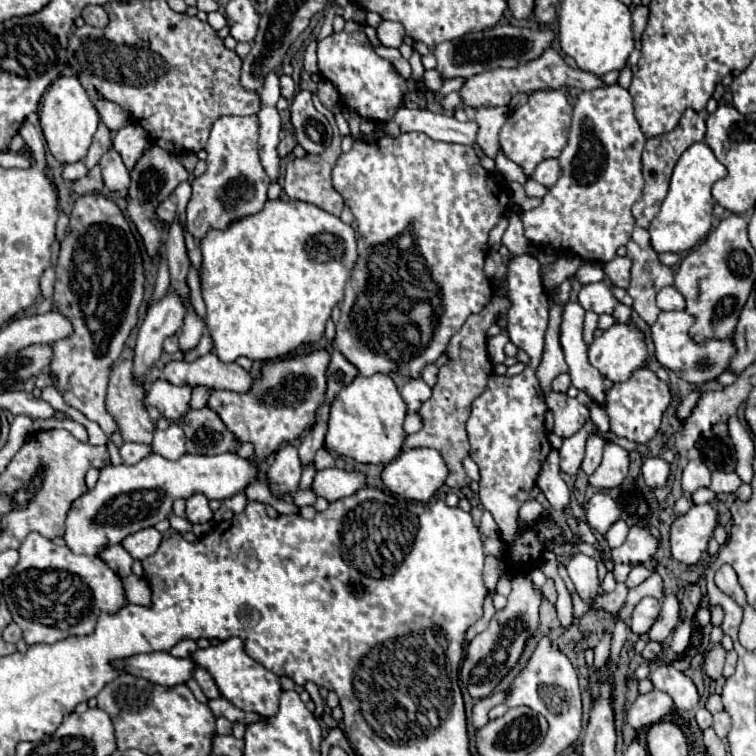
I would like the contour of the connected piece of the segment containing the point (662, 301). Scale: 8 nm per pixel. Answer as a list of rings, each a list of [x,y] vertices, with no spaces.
[[[667,286],[657,294],[657,306],[659,310],[685,310],[685,298],[677,288]]]

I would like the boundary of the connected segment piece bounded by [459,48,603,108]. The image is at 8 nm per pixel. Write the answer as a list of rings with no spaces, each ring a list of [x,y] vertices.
[[[549,48],[549,52],[545,52],[545,56],[541,56],[541,60],[531,60],[529,64],[523,64],[521,68],[495,68],[493,72],[483,72],[483,74],[471,76],[469,80],[465,80],[459,94],[467,106],[479,108],[479,106],[509,104],[509,100],[521,92],[537,92],[537,90],[551,90],[551,88],[557,90],[563,86],[589,90],[589,88],[603,86],[603,82],[597,76],[593,76],[591,72],[581,74],[579,68],[567,66],[563,62],[563,58],[553,48]]]

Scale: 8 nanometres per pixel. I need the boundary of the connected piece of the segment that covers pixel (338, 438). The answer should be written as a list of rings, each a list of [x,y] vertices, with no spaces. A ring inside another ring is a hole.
[[[387,374],[357,376],[357,380],[345,386],[337,394],[337,400],[333,400],[325,446],[335,454],[349,456],[363,464],[389,464],[401,452],[405,416],[407,404]]]

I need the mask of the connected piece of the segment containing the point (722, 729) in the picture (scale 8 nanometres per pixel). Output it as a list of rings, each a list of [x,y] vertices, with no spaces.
[[[717,712],[717,714],[713,714],[713,730],[715,730],[715,734],[717,734],[721,740],[725,740],[729,728],[731,728],[731,716],[729,716],[727,712]]]

